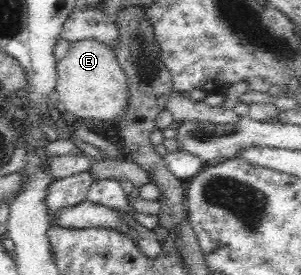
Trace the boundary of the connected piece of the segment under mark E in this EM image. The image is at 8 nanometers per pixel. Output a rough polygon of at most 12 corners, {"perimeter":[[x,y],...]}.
{"perimeter":[[73,42],[56,70],[57,105],[113,121],[127,76],[110,45]]}

